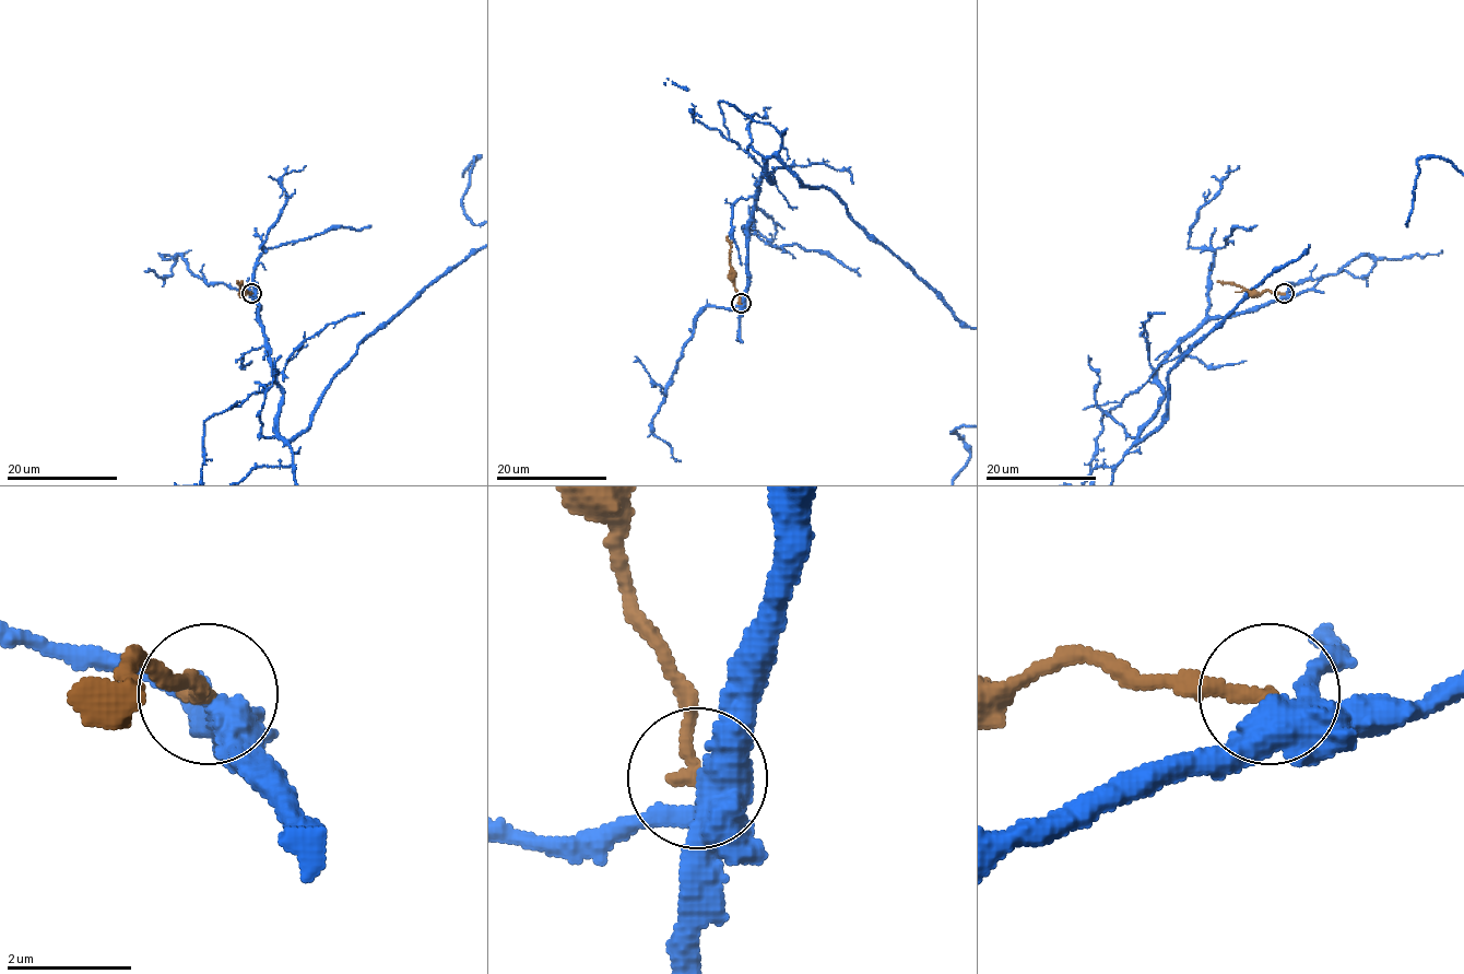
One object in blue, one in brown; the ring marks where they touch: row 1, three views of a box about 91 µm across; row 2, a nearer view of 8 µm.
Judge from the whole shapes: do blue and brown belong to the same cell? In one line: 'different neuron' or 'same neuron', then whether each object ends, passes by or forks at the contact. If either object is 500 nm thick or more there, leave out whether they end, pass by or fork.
different neuron | blue forks | brown ends

